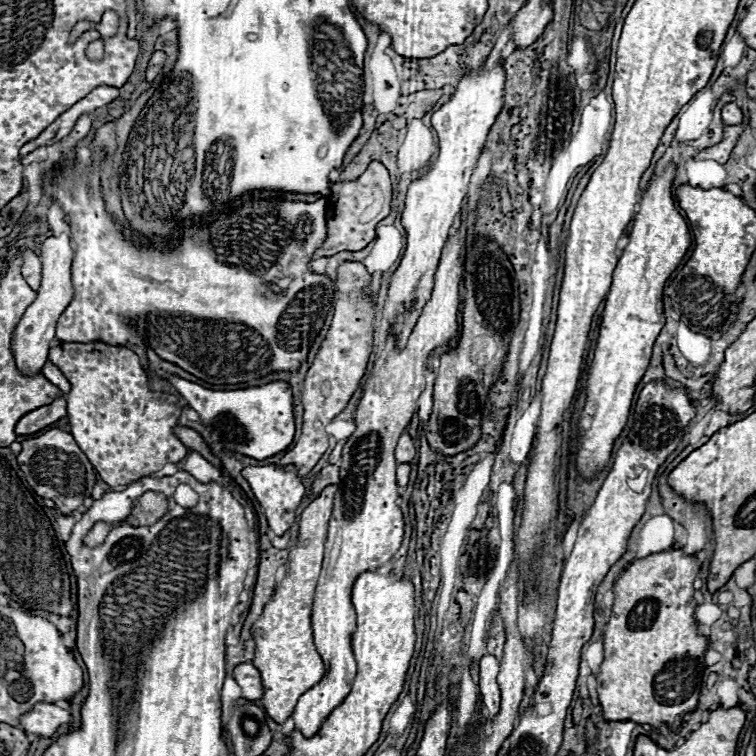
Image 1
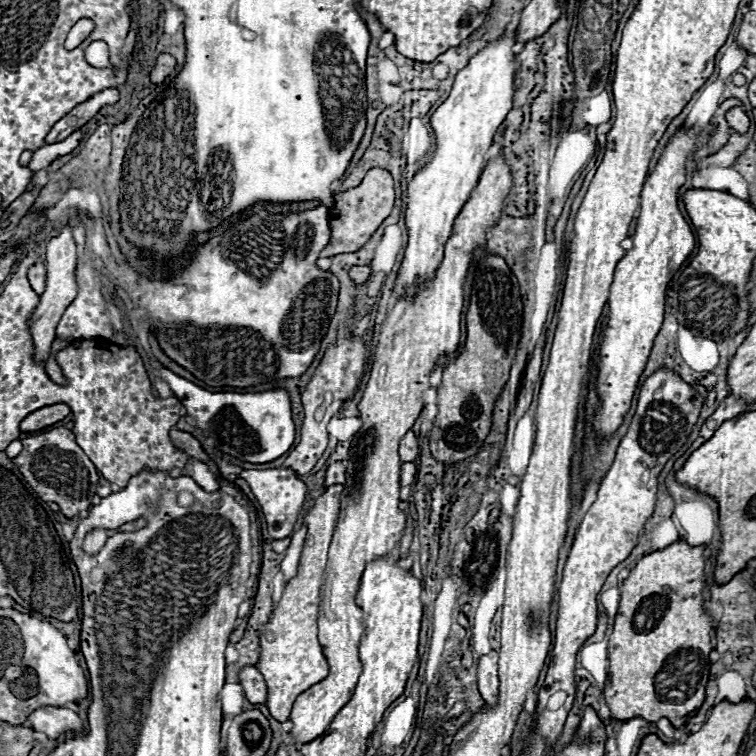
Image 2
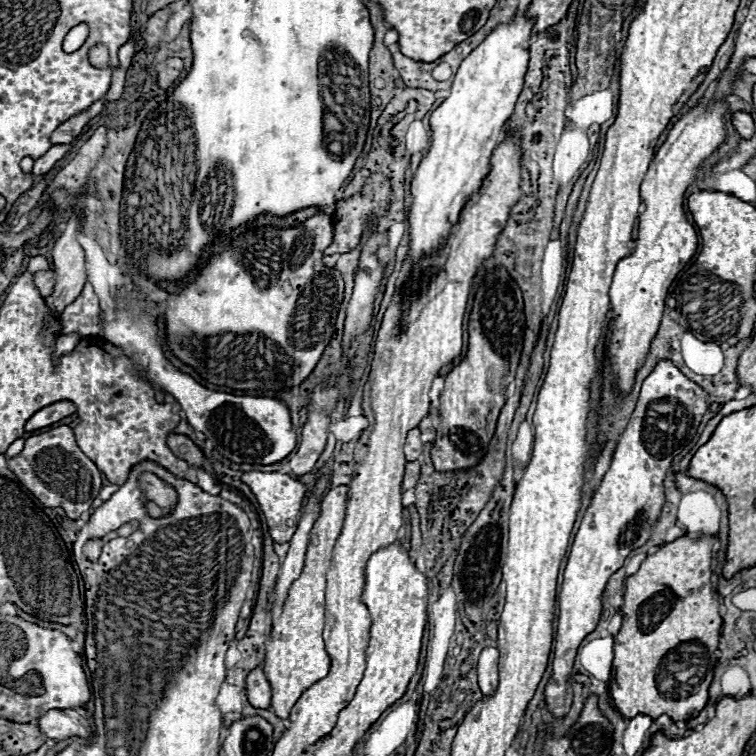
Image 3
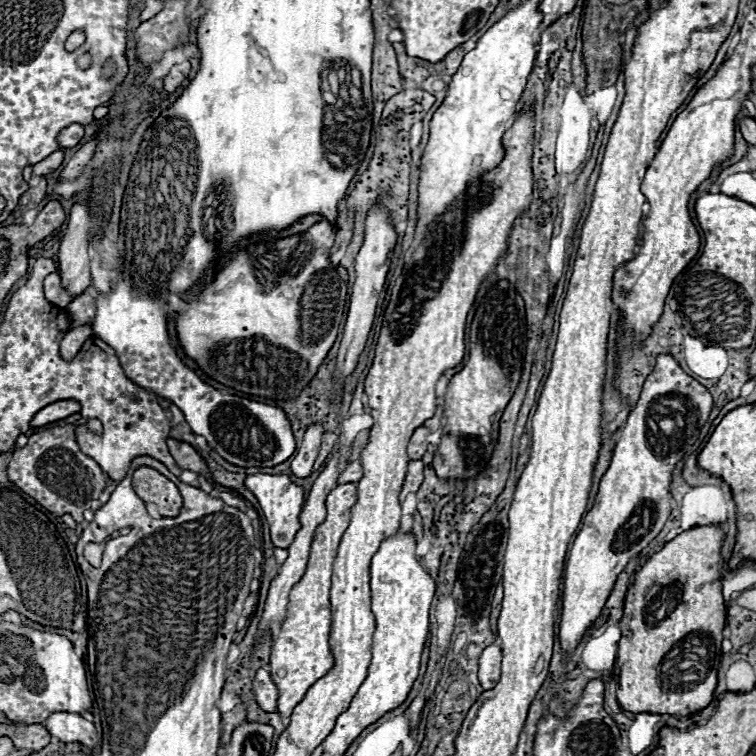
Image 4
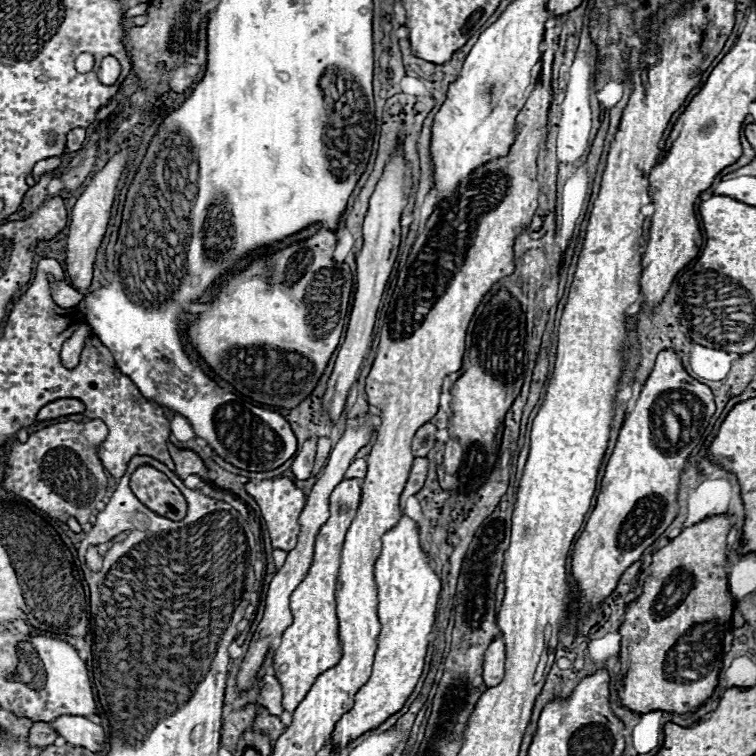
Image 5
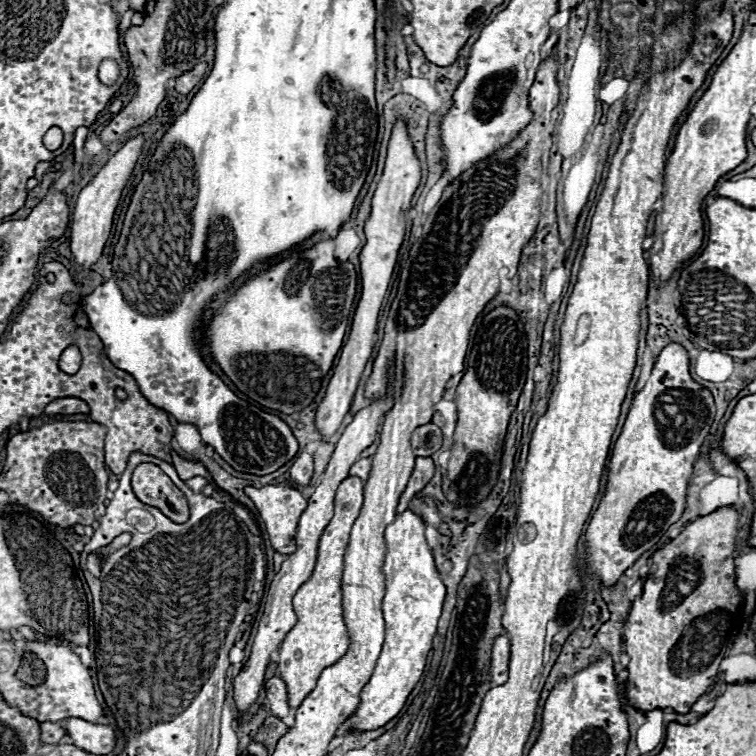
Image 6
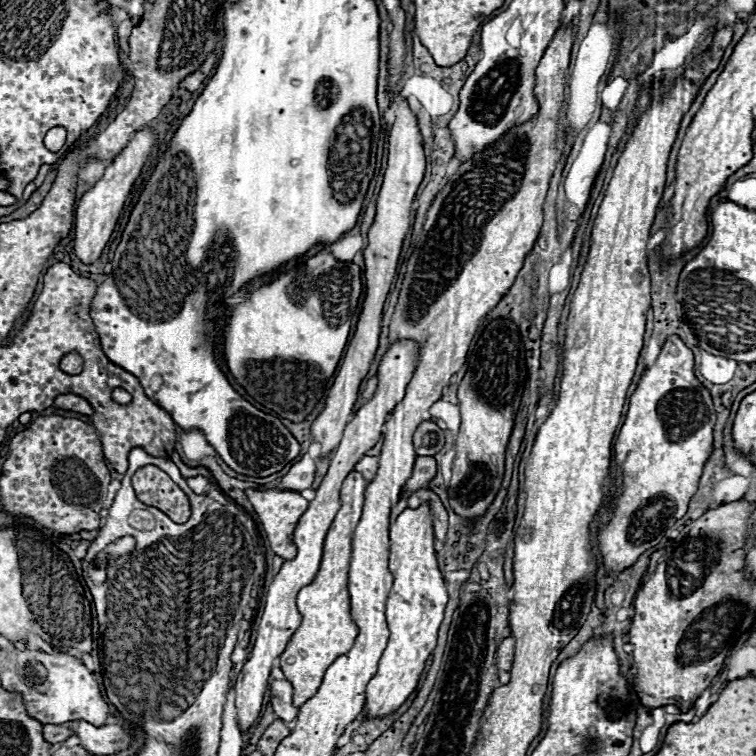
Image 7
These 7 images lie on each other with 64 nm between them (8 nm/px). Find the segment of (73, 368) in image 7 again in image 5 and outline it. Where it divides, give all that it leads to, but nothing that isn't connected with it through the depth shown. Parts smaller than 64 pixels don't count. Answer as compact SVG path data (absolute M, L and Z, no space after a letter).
M84 324L84 326L80 326L74 332L74 336L70 340L64 342L61 350L61 360L66 368L72 369L77 366L80 360L82 346L84 346L84 338L88 336L88 332L90 332L90 328L88 328L88 324Z

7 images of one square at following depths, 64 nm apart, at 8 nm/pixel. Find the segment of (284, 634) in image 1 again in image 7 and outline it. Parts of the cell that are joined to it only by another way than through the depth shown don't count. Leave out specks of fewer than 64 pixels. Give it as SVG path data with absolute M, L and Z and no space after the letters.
M356 470L348 474L340 490L342 508L338 510L324 542L324 554L320 562L320 570L310 586L304 586L298 592L298 610L302 614L302 626L290 638L284 654L280 656L280 668L286 680L294 686L294 706L302 706L308 702L320 688L324 672L328 670L334 658L346 654L358 636L358 626L350 612L350 594L348 594L348 572L352 558L352 534L360 522L364 492L368 482Z

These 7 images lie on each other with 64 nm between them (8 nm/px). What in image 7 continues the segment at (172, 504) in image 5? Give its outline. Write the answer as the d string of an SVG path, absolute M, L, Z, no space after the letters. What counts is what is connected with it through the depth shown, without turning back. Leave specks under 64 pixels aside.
M156 466L140 468L132 478L132 486L136 490L136 496L144 504L162 510L174 522L182 524L190 518L188 496L160 468Z

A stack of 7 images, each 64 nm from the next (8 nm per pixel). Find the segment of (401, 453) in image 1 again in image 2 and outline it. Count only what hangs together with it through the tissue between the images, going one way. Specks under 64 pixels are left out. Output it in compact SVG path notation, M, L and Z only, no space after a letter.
M410 430L410 432L402 438L402 442L400 442L400 458L402 458L402 462L414 462L414 460L418 458L418 454L420 454L418 438L416 438L416 434Z

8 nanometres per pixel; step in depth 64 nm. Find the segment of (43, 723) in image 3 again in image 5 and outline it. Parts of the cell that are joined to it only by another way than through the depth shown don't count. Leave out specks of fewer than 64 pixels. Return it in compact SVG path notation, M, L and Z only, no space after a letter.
M60 716L50 722L66 742L82 746L90 752L102 752L108 746L108 736L100 724L90 722L82 716Z

